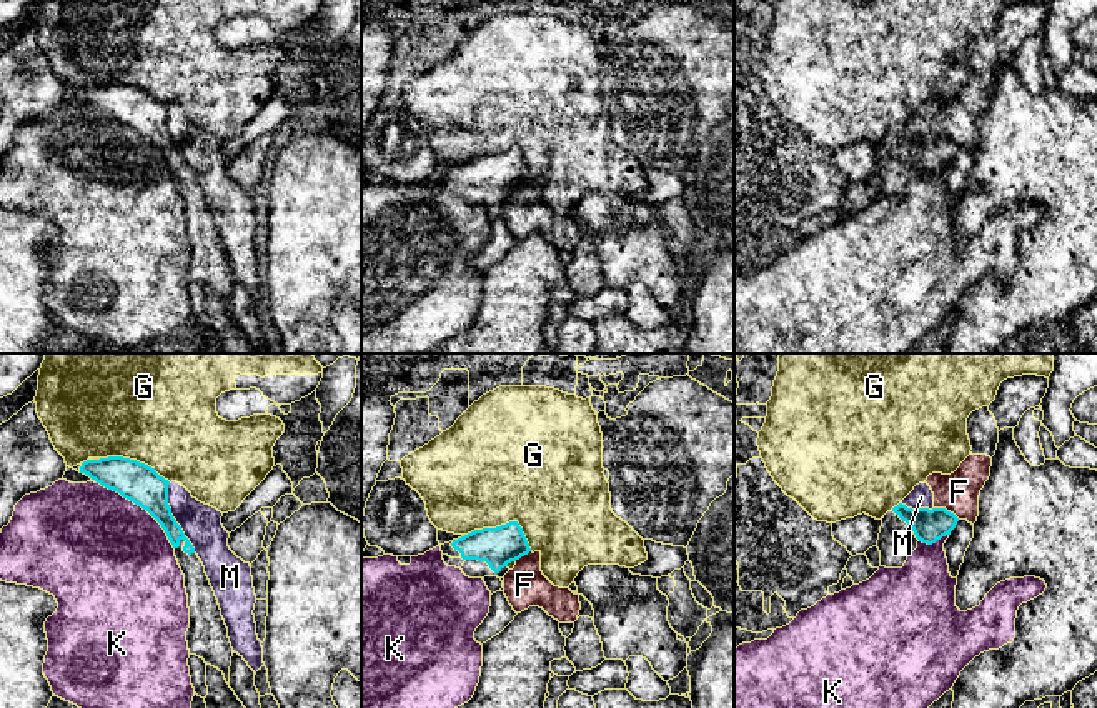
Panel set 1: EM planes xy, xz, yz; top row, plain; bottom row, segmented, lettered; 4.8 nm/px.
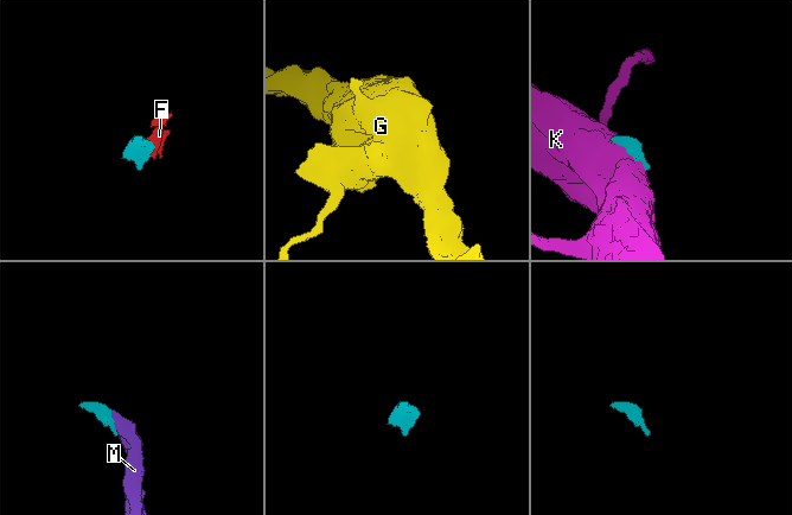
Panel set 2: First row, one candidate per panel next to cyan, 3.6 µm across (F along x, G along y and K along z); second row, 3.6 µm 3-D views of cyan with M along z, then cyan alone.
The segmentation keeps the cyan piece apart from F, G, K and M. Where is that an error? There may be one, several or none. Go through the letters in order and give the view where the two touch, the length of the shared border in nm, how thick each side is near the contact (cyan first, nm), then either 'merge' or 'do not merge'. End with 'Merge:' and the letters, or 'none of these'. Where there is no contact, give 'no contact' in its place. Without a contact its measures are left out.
F: contact in yz; length 140 nm; calibres 160 and 190 nm; do not merge
G: contact in xz; length 340 nm; calibres 190 and 480 nm; do not merge
K: contact in xy; length 500 nm; calibres 190 and 480 nm; do not merge
M: contact in xy; length 360 nm; calibres 190 and 190 nm; do not merge
Merge: none of these

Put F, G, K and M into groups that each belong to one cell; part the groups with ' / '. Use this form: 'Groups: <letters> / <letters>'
Groups: F M / G / K

